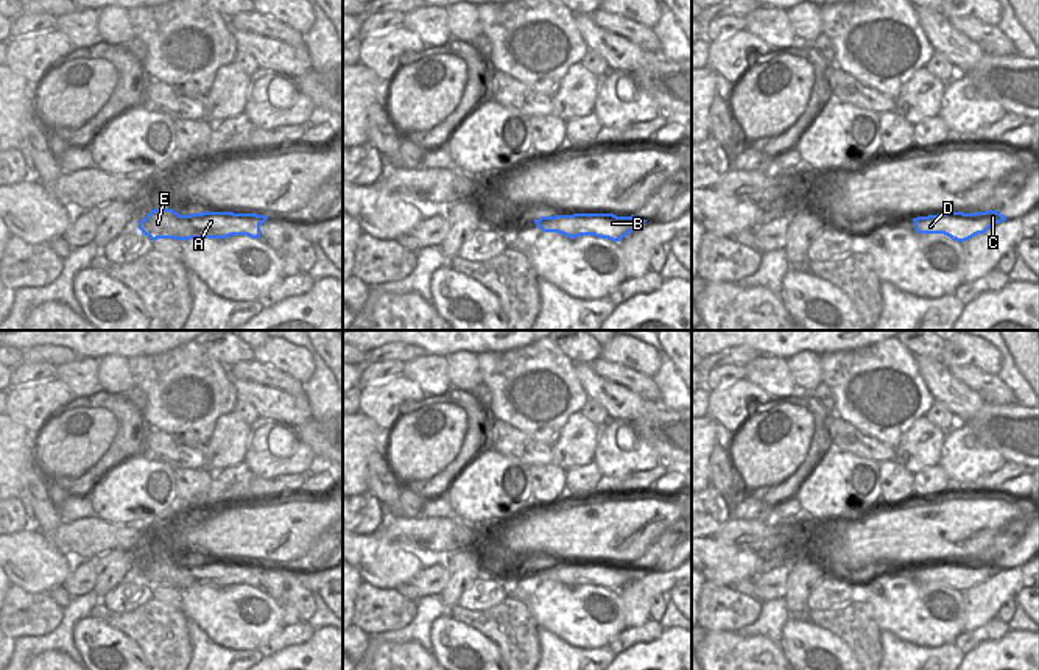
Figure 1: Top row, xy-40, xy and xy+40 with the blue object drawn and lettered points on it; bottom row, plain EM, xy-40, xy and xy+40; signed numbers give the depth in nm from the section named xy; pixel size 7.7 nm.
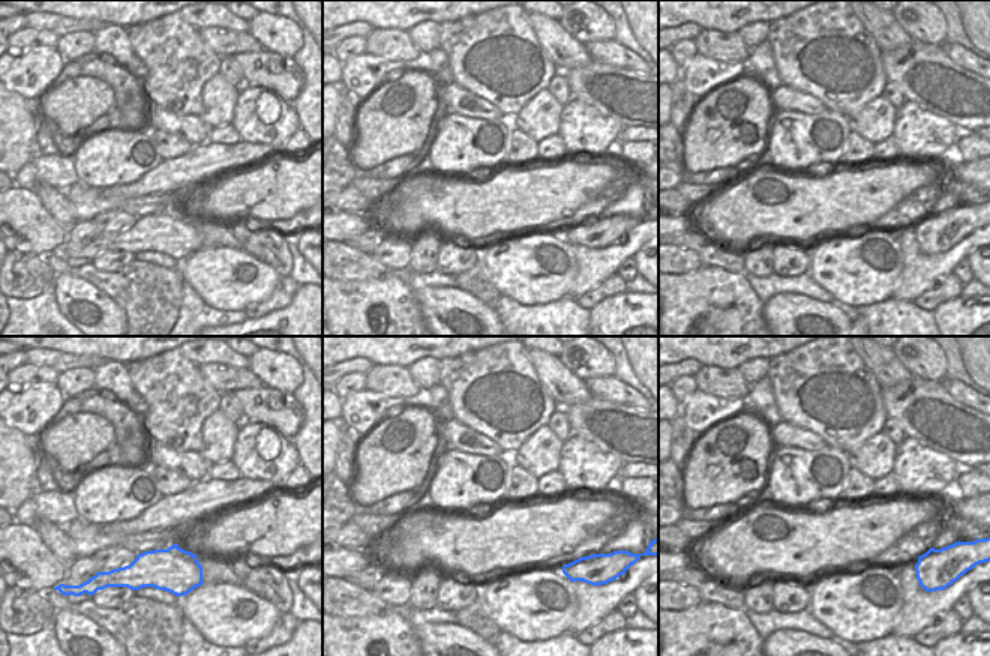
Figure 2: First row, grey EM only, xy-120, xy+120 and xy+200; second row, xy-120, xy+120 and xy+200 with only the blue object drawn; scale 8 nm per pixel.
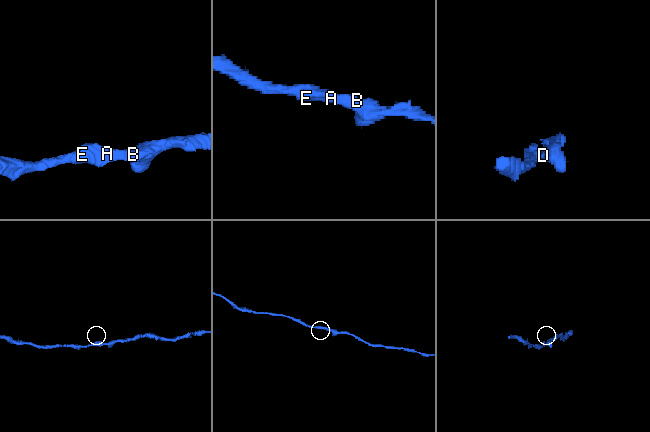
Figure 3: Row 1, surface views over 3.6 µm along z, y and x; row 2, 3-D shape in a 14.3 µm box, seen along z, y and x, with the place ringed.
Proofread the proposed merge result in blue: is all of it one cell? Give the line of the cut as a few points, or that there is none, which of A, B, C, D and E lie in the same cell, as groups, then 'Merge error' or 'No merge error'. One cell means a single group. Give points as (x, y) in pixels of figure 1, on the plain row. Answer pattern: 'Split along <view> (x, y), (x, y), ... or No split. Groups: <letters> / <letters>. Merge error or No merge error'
No split. Groups: A B C D E. No merge error

